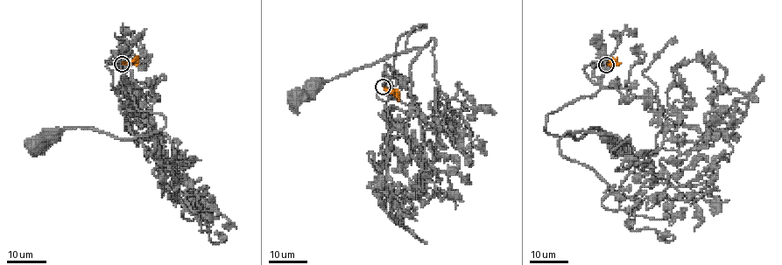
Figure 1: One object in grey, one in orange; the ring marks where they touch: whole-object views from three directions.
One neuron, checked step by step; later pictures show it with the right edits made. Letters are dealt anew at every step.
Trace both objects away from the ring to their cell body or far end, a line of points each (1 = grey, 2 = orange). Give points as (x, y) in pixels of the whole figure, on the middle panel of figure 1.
1: (383, 86), (391, 74), (397, 39), (426, 26), (412, 30), (401, 52), (314, 80), (295, 94)
2: (383, 87), (390, 93), (398, 94), (398, 91)

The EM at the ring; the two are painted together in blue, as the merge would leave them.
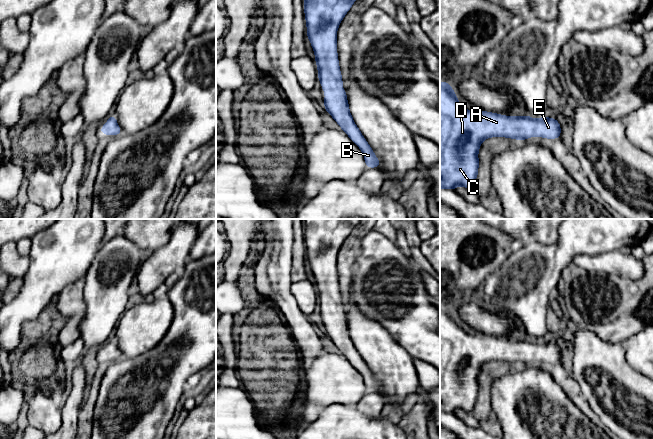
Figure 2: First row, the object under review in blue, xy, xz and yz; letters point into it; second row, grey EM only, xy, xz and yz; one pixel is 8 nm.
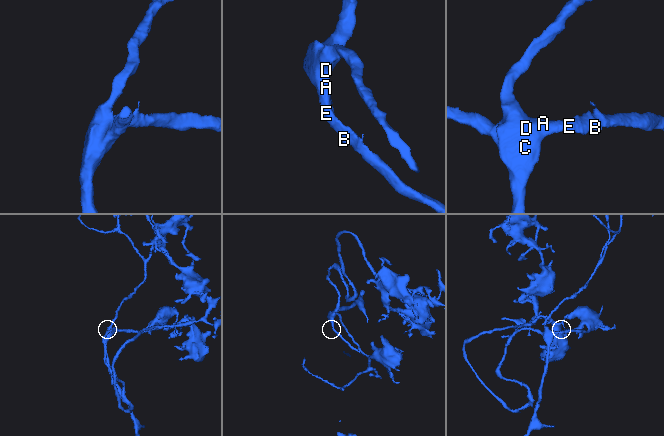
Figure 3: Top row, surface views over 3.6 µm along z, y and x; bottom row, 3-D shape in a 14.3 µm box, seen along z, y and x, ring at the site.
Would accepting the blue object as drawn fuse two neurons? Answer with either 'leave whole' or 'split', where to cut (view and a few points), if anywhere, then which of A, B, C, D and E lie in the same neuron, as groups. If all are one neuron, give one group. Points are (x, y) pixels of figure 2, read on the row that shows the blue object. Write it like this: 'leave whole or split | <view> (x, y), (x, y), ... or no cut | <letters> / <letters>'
leave whole | no cut | A B C D E

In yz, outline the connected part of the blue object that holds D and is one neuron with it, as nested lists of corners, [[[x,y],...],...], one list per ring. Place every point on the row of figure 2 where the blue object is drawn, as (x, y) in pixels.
[[[447,81],[440,82],[440,189],[450,189],[456,192],[456,187],[461,185],[466,189],[473,190],[478,177],[479,148],[481,143],[490,137],[505,137],[514,140],[525,141],[528,138],[542,137],[544,139],[560,139],[561,125],[552,117],[505,116],[484,110],[469,111],[457,99],[457,95]]]

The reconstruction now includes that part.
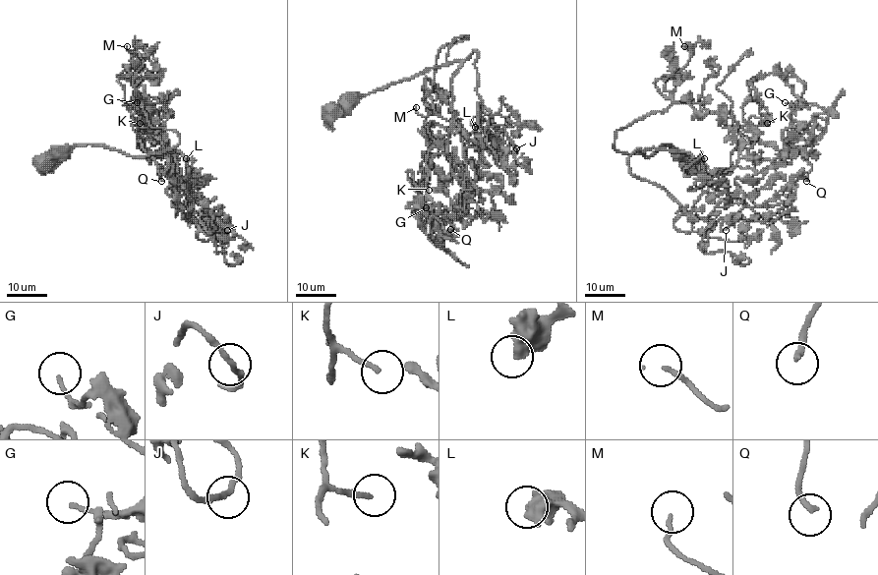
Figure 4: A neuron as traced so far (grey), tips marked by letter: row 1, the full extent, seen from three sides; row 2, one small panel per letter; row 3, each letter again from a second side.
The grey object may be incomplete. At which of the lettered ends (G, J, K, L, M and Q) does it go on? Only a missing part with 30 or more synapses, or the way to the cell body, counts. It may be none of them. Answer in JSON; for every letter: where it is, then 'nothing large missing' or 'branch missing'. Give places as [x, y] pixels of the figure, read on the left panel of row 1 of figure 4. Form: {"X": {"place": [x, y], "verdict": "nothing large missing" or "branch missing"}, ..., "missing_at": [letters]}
{"G": {"place": [137, 102], "verdict": "nothing large missing"}, "J": {"place": [227, 230], "verdict": "nothing large missing"}, "K": {"place": [140, 123], "verdict": "nothing large missing"}, "L": {"place": [186, 158], "verdict": "nothing large missing"}, "M": {"place": [127, 46], "verdict": "branch missing"}, "Q": {"place": [161, 181], "verdict": "branch missing"}, "missing_at": ["M", "Q"]}

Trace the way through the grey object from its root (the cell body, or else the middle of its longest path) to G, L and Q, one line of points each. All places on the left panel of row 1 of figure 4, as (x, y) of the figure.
G: (40, 166), (76, 145), (135, 156), (171, 148), (161, 149), (164, 173), (138, 144), (145, 150), (137, 102)
L: (40, 166), (76, 145), (135, 156), (175, 148), (189, 211), (182, 187), (207, 181), (186, 158)
Q: (40, 166), (76, 145), (135, 156), (171, 148), (161, 149), (164, 173), (140, 143), (161, 181)

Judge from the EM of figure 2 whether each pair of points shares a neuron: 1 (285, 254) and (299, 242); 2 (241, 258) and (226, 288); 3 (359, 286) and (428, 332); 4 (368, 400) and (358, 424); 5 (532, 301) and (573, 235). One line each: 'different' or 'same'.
1: different
2: different
3: same
4: different
5: same

